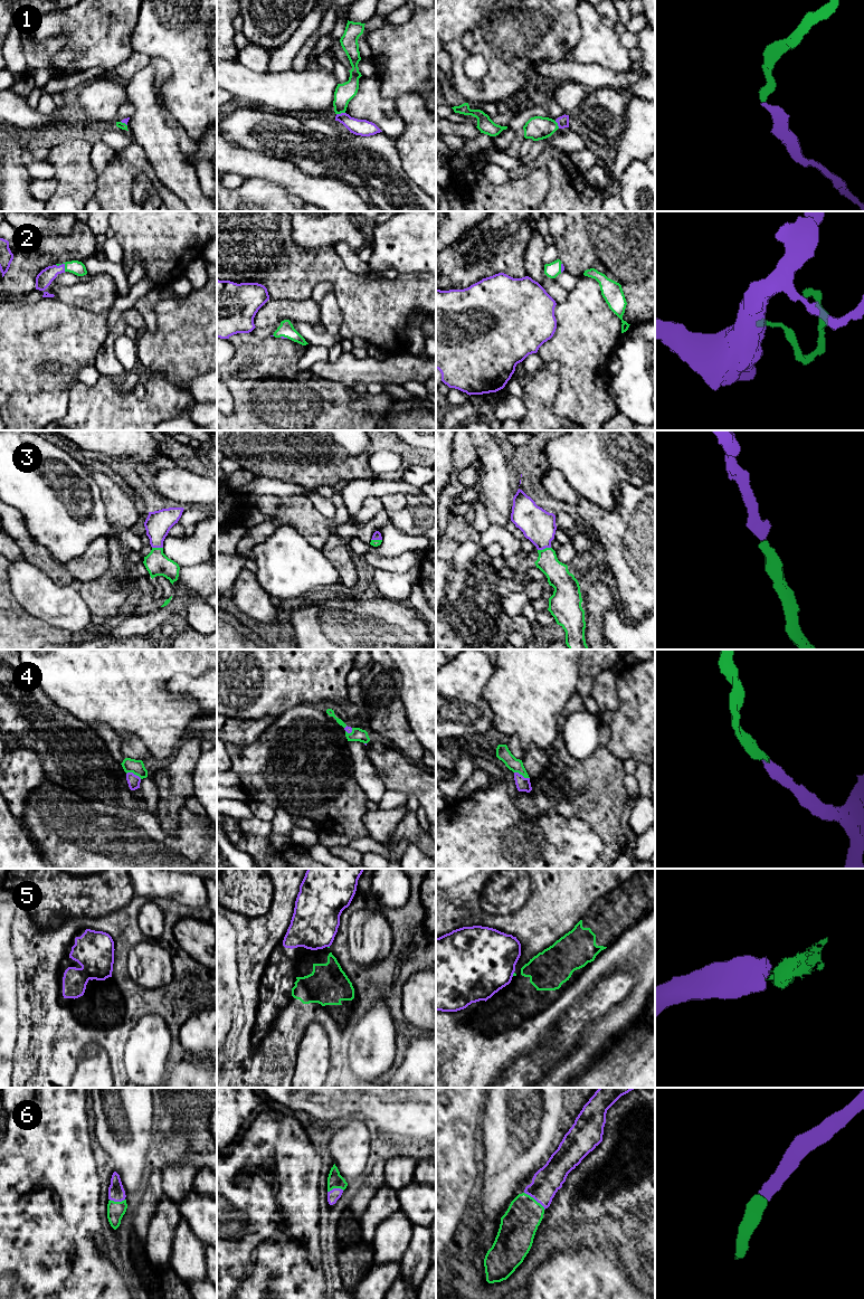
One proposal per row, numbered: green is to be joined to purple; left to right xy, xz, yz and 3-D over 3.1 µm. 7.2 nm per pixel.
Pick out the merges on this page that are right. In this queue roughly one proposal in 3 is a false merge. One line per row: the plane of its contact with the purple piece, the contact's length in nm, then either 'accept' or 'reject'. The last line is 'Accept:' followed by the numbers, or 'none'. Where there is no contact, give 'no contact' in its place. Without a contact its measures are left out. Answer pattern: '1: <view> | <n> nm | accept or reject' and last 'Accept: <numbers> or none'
1: xz | 70 nm | accept
2: xy | 90 nm | accept
3: yz | 100 nm | accept
4: yz | 120 nm | accept
5: yz | 30 nm | reject
6: yz | 200 nm | accept
Accept: 1, 2, 3, 4, 6

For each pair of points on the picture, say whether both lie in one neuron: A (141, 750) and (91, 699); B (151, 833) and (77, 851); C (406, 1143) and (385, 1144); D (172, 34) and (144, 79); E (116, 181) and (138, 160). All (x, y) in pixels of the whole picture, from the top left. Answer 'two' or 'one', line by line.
A: two
B: one
C: one
D: two
E: one

